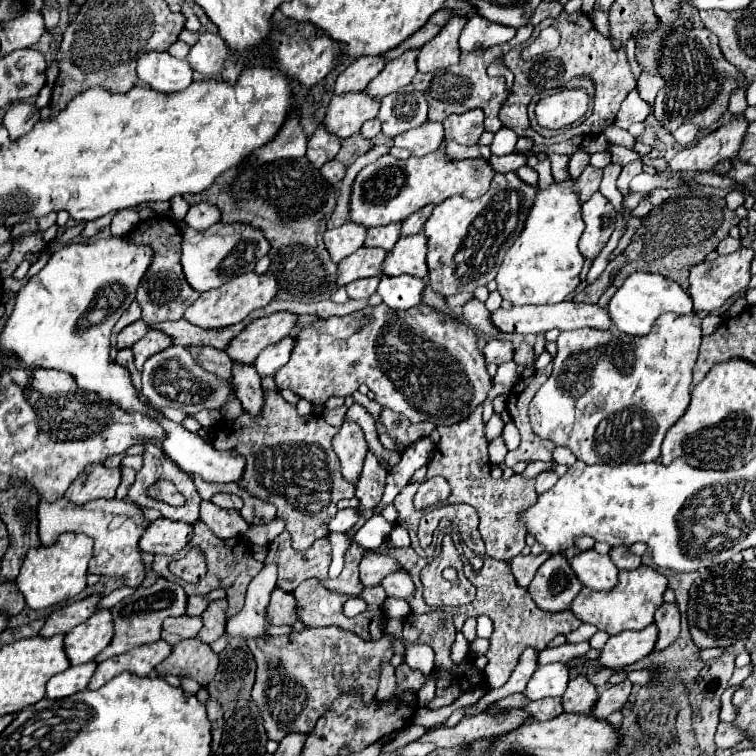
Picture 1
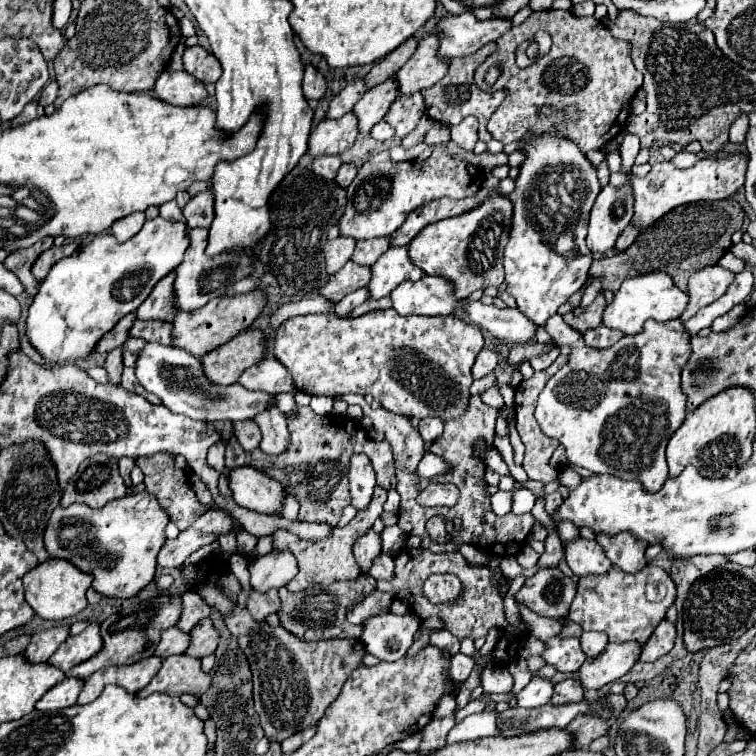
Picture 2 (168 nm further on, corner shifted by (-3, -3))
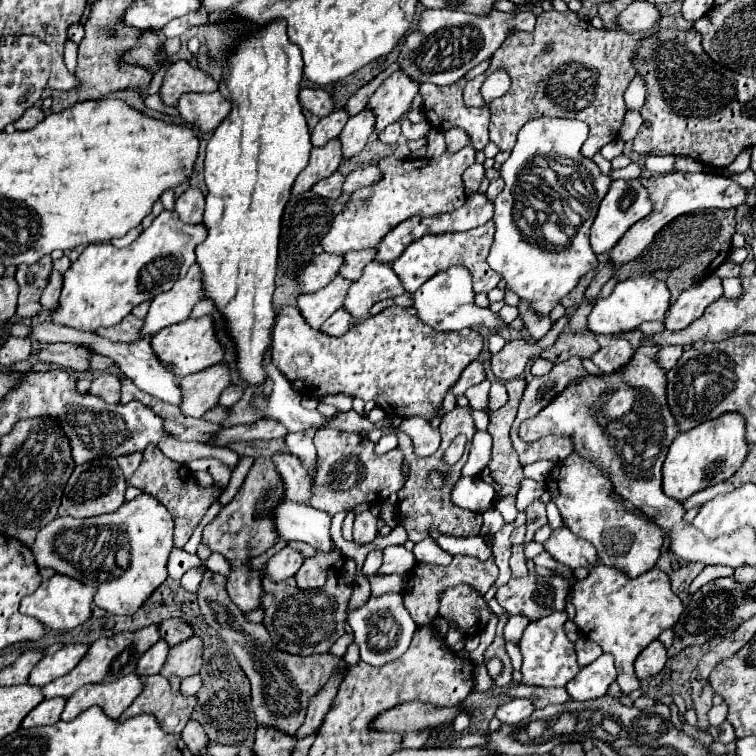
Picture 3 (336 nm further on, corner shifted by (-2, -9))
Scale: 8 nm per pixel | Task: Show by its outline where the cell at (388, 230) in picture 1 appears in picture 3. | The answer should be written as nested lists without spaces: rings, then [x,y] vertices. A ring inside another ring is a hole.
[[[369,248],[369,250],[365,250],[365,252],[349,252],[349,254],[345,256],[345,262],[343,262],[339,274],[341,274],[343,278],[347,278],[347,280],[357,280],[357,278],[361,276],[363,268],[365,268],[369,262],[373,262],[375,254],[377,254],[375,248]]]

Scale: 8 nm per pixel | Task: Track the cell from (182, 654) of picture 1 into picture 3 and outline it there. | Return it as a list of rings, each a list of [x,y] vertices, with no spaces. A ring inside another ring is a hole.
[[[153,674],[153,676],[145,676],[143,692],[133,700],[125,716],[121,716],[119,720],[127,720],[131,716],[151,712],[157,716],[165,732],[177,734],[185,728],[195,704],[197,704],[197,696],[185,696],[181,692],[173,692],[169,678],[161,674]]]

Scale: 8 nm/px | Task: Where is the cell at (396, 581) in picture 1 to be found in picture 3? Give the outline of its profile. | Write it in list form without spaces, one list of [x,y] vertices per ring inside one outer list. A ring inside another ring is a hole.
[[[373,550],[367,554],[365,558],[365,564],[363,564],[363,574],[365,576],[371,576],[371,574],[377,574],[377,570],[381,568],[381,550]]]

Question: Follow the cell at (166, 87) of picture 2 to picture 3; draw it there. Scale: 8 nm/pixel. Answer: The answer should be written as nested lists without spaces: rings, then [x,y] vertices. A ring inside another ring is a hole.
[[[219,92],[185,94],[181,100],[177,100],[175,108],[187,124],[199,126],[203,132],[213,132],[229,114],[229,102]]]

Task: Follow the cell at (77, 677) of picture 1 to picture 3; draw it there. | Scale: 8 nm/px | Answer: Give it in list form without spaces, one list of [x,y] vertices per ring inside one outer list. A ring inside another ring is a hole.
[[[49,698],[43,700],[39,706],[35,706],[23,720],[23,728],[33,728],[33,726],[45,726],[45,724],[55,724],[61,718],[61,712],[65,708],[65,698]]]

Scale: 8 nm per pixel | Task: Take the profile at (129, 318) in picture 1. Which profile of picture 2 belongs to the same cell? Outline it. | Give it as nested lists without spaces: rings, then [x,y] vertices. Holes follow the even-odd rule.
[[[134,312],[132,314],[126,314],[124,318],[120,318],[116,322],[116,326],[106,336],[102,336],[102,340],[98,340],[98,346],[94,346],[94,352],[110,352],[110,350],[122,346],[124,338],[128,336],[130,322],[134,322],[134,318],[136,318]]]

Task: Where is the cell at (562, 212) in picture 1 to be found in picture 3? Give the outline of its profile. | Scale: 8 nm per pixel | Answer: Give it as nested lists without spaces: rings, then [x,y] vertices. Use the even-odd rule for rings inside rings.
[[[537,118],[527,122],[517,135],[517,144],[509,160],[501,166],[501,178],[505,180],[503,192],[495,198],[495,242],[489,252],[489,266],[501,274],[507,288],[529,304],[539,316],[549,312],[565,298],[579,282],[583,274],[599,266],[597,256],[589,246],[589,228],[595,220],[597,208],[611,186],[611,178],[603,176],[597,164],[585,158],[579,150],[587,138],[587,124],[565,118]]]

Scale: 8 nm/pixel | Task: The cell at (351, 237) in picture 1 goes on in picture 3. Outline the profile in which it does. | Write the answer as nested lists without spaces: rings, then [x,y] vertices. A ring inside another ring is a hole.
[[[321,252],[299,274],[299,280],[297,280],[299,292],[305,294],[305,292],[317,292],[317,290],[325,288],[339,274],[341,264],[343,264],[343,256],[333,256],[329,252]]]

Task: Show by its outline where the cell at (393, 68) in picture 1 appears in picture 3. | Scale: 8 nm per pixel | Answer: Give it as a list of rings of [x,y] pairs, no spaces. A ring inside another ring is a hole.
[[[365,108],[357,116],[351,116],[347,120],[341,136],[339,136],[339,140],[343,144],[343,158],[351,158],[357,152],[361,152],[373,132],[375,132],[375,116],[373,116],[373,110],[367,110]]]

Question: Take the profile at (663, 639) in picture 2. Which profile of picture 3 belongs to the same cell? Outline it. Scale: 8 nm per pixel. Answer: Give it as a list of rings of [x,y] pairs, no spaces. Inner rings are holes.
[[[653,640],[635,660],[635,676],[641,680],[641,678],[647,678],[647,676],[653,676],[657,672],[663,670],[667,662],[667,648],[659,642],[659,640]]]

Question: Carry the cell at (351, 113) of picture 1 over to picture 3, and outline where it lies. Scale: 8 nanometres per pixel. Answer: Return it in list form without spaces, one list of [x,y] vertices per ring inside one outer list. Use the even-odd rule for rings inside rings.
[[[339,138],[329,140],[321,148],[313,148],[307,168],[297,176],[297,180],[293,184],[293,194],[299,196],[299,194],[311,190],[311,186],[315,182],[331,176],[339,168],[341,162],[343,162],[343,152],[341,152]]]

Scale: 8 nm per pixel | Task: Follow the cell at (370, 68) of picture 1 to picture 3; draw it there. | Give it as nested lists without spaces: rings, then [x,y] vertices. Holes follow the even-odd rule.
[[[345,108],[341,110],[333,110],[329,116],[321,118],[315,126],[315,130],[311,132],[311,144],[313,146],[323,146],[327,140],[331,138],[337,138],[345,126],[349,118],[349,112]]]

